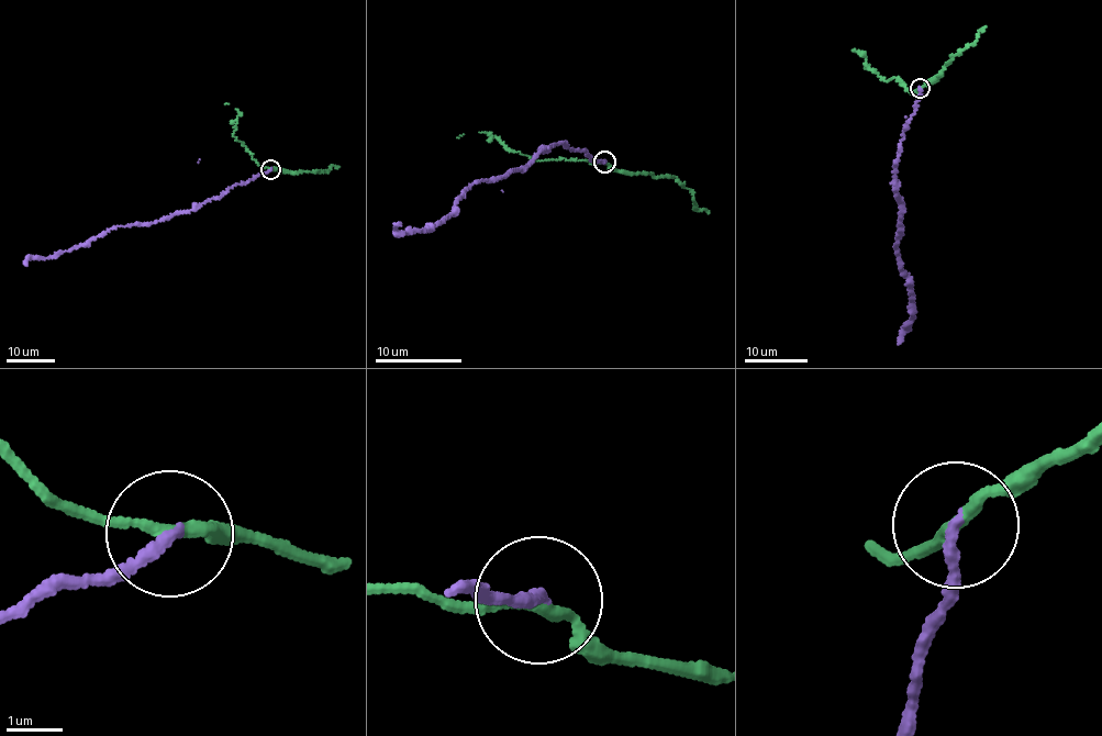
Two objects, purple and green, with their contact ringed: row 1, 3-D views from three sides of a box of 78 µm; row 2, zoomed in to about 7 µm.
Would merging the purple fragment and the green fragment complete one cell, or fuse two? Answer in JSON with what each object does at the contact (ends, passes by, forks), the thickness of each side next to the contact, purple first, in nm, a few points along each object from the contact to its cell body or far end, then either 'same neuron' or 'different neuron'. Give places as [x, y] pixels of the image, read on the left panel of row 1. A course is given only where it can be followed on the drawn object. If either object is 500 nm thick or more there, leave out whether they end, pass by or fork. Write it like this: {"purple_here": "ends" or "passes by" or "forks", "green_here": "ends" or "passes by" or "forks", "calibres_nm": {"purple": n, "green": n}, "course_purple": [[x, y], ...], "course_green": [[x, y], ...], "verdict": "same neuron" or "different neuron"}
{"purple_here": "ends", "green_here": "passes by", "calibres_nm": {"purple": 200, "green": 190}, "course_purple": [[269, 168], [192, 210], [144, 224], [114, 226], [84, 245], [51, 257], [29, 258], [25, 265]], "course_green": [[269, 168], [259, 166], [234, 137], [238, 113], [224, 103]], "verdict": "different neuron"}

